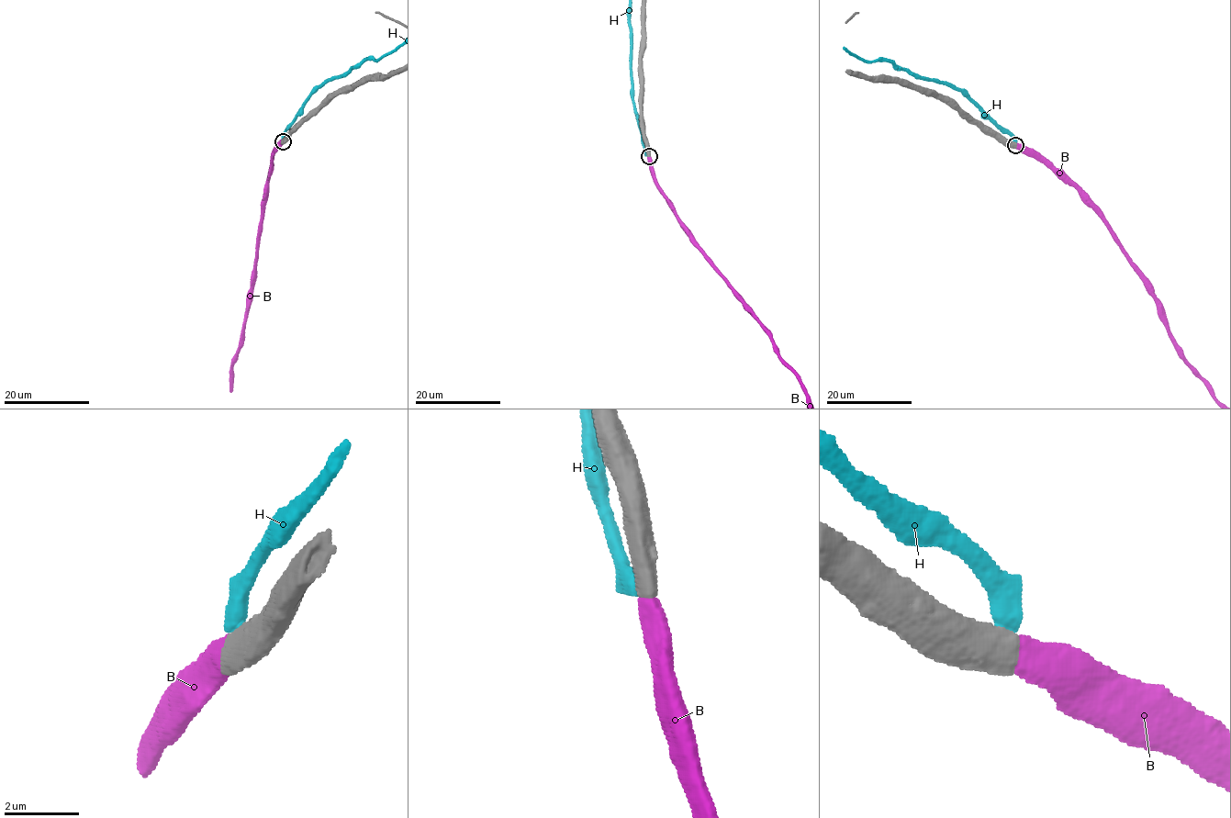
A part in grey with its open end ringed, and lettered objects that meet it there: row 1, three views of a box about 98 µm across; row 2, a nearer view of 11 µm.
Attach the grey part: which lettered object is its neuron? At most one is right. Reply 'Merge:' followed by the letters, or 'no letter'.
Merge: B

